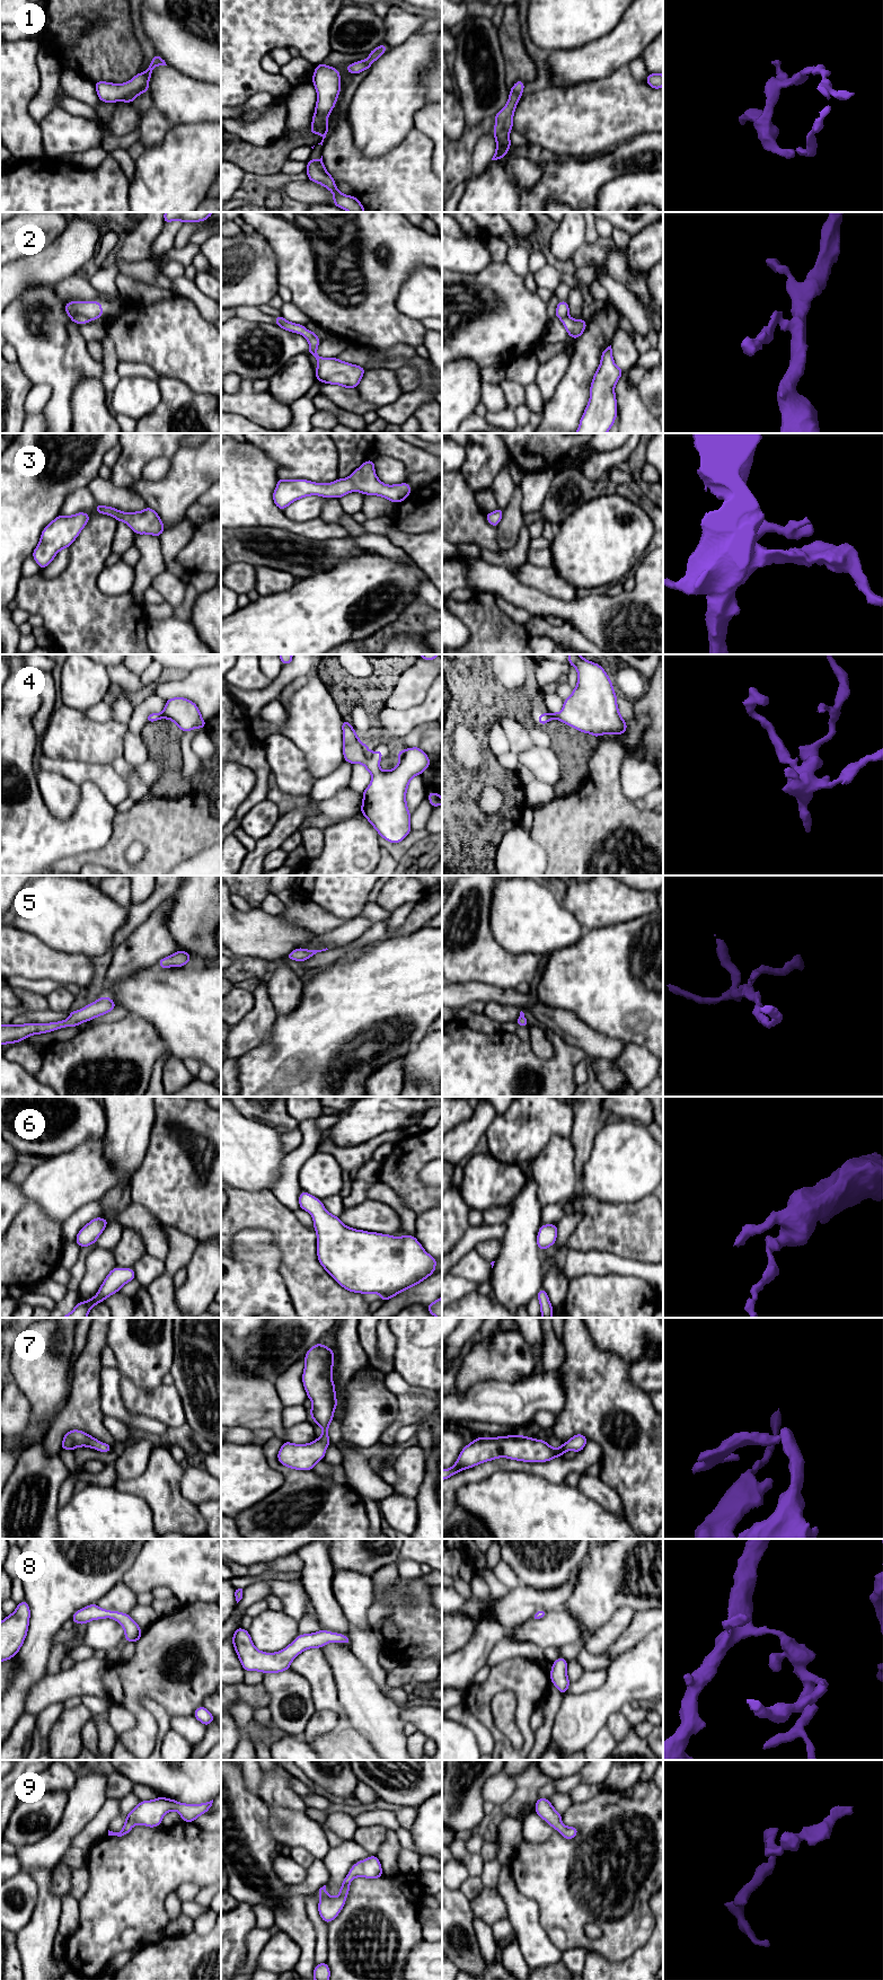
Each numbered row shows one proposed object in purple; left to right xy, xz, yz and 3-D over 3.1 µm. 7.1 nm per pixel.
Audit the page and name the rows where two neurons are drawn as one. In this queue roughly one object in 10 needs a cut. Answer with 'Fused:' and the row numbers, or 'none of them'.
Fused: none of them

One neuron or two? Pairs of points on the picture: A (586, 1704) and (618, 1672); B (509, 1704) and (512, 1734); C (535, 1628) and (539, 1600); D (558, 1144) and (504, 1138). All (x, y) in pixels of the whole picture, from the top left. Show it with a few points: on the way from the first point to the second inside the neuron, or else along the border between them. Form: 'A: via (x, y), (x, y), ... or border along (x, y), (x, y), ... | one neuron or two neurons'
A: via (595, 1701), (616, 1681) | one neuron
B: via (509, 1712), (509, 1726) | one neuron
C: border along (533, 1617), (514, 1625), (510, 1629) | two neurons
D: border along (570, 1136), (554, 1136), (532, 1161) | two neurons

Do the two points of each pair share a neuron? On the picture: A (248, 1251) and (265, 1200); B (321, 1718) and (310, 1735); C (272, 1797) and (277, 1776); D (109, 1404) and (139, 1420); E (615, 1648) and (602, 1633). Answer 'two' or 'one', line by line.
A: two
B: one
C: one
D: one
E: two

